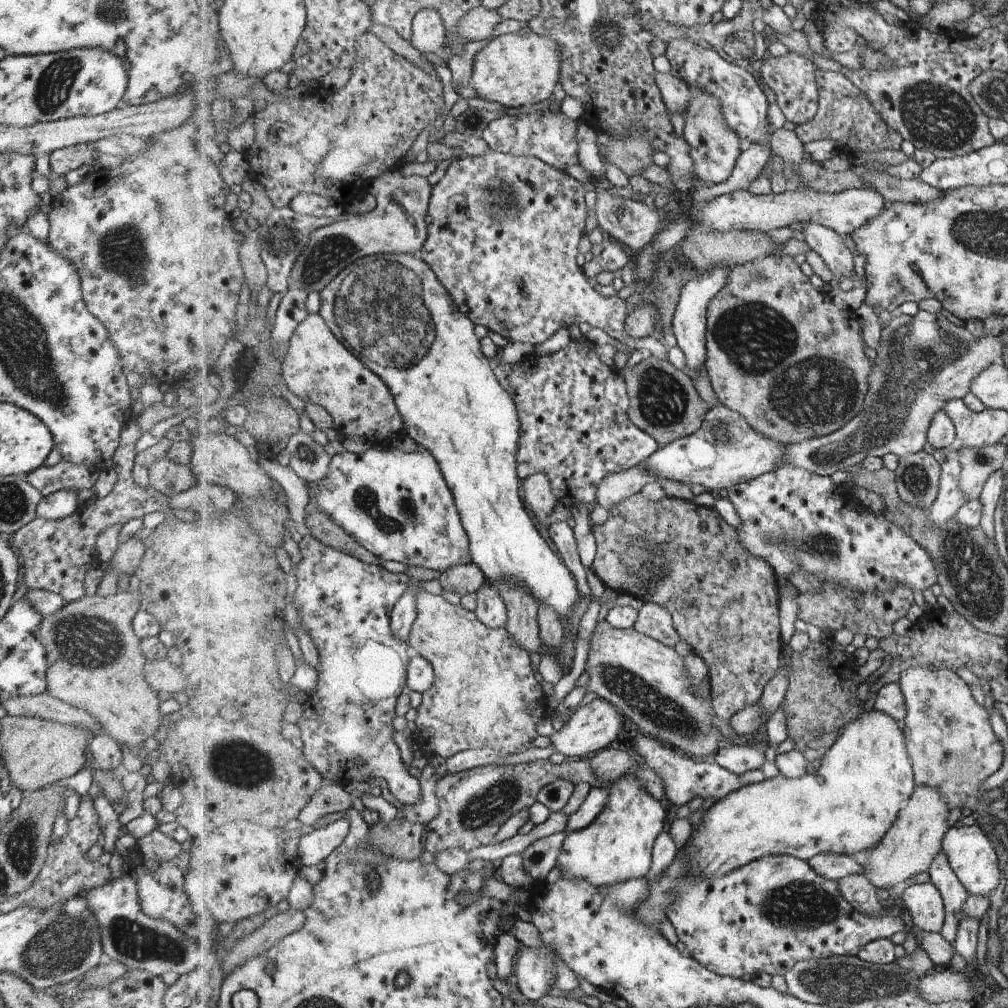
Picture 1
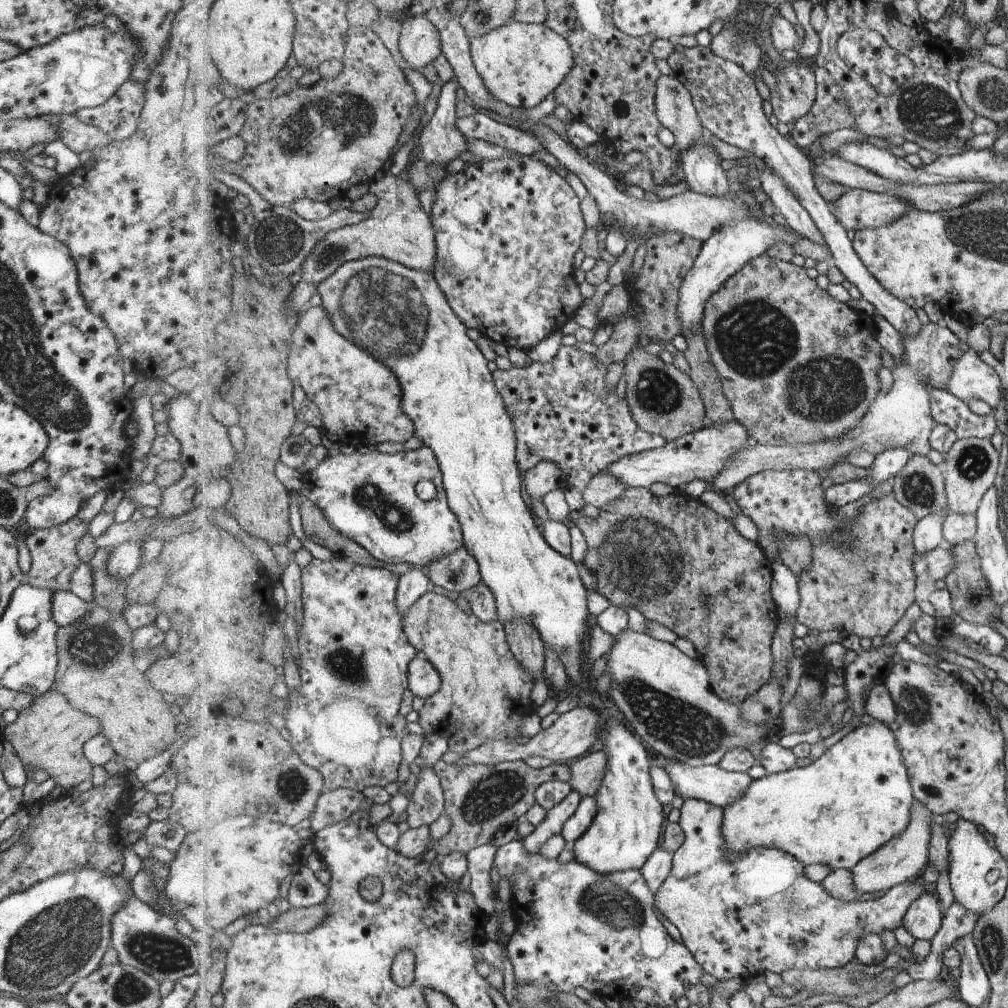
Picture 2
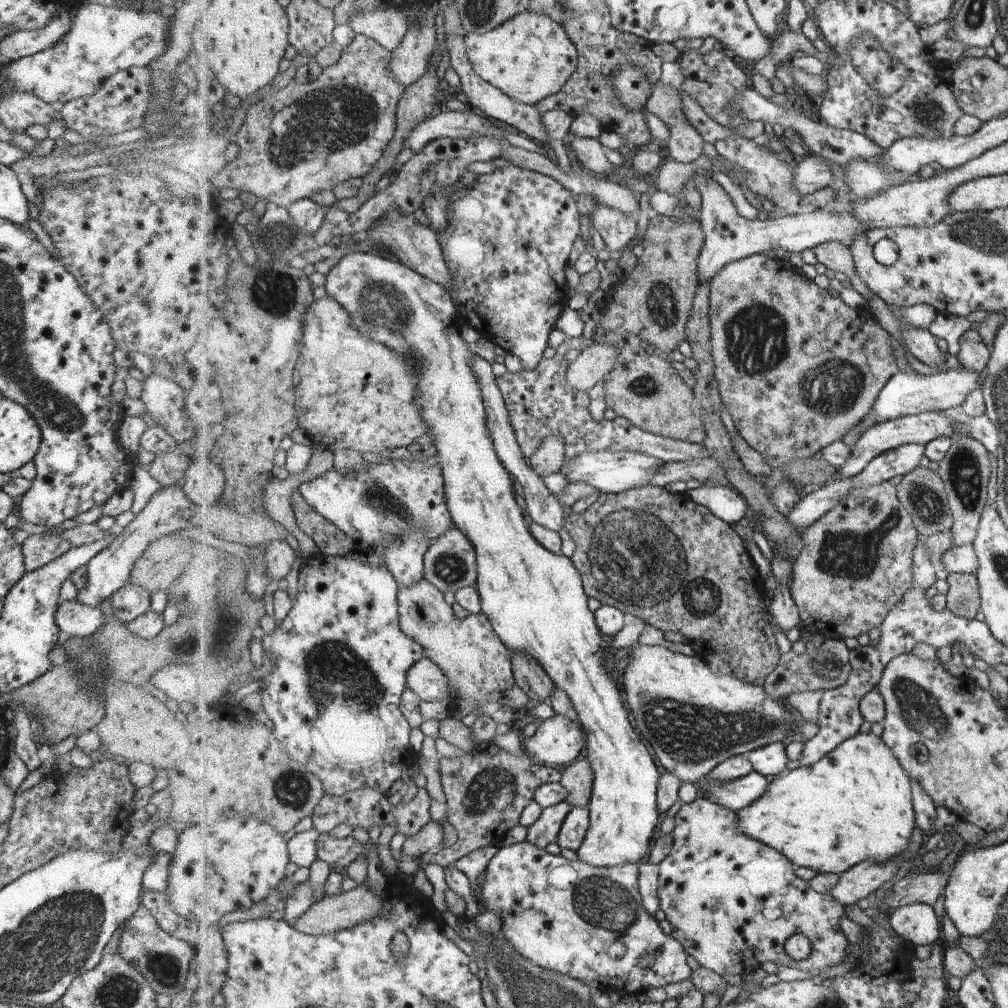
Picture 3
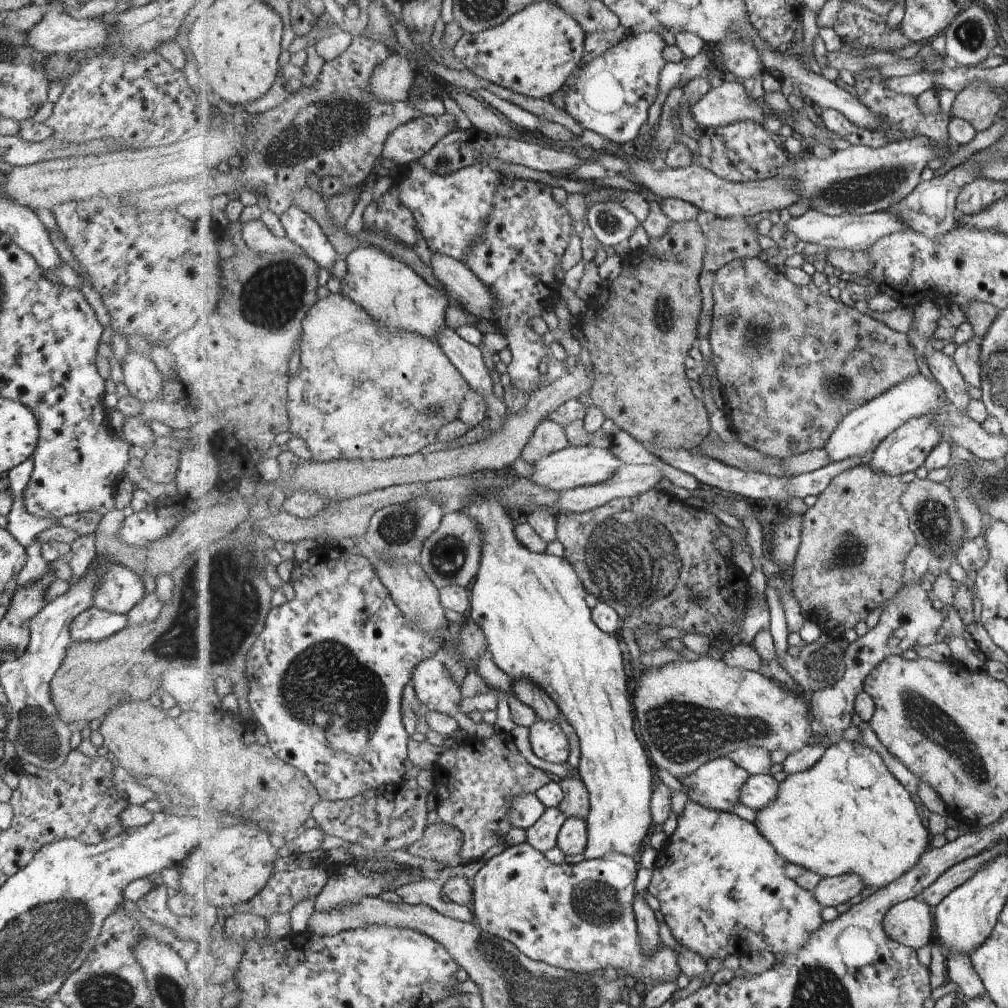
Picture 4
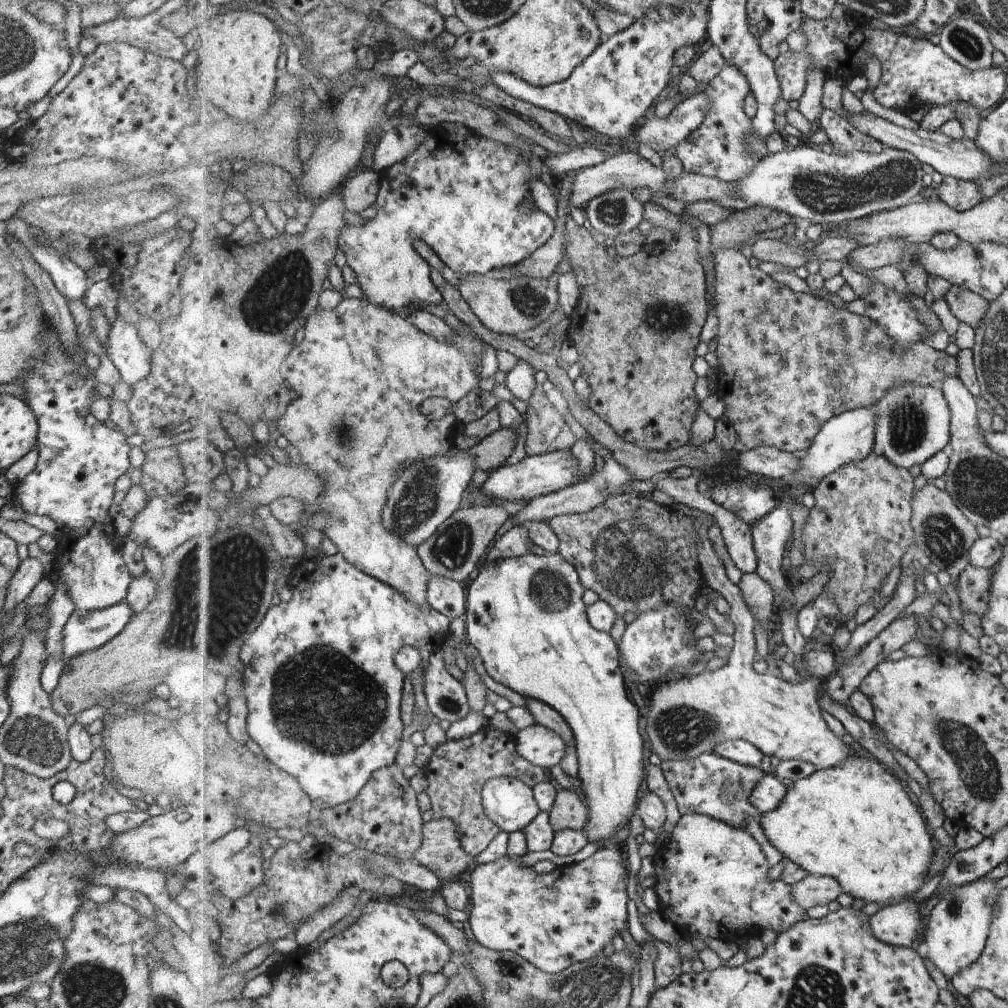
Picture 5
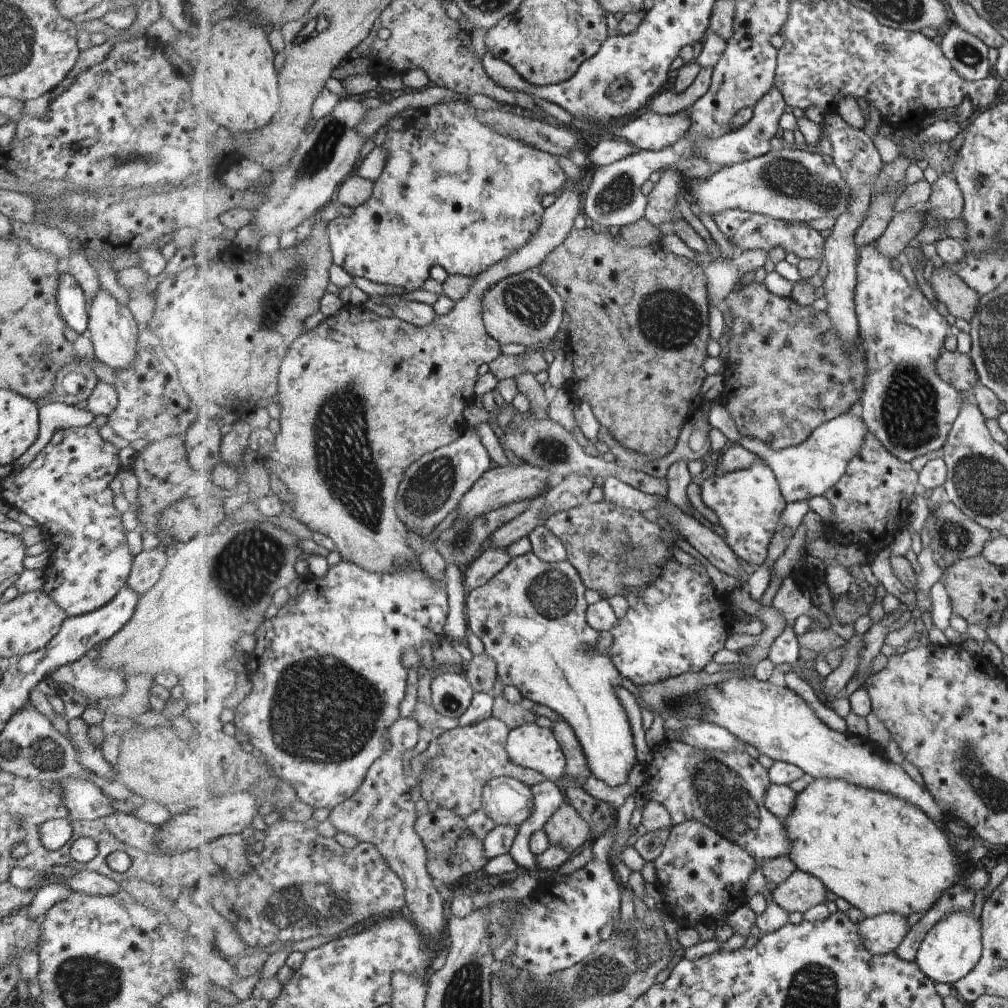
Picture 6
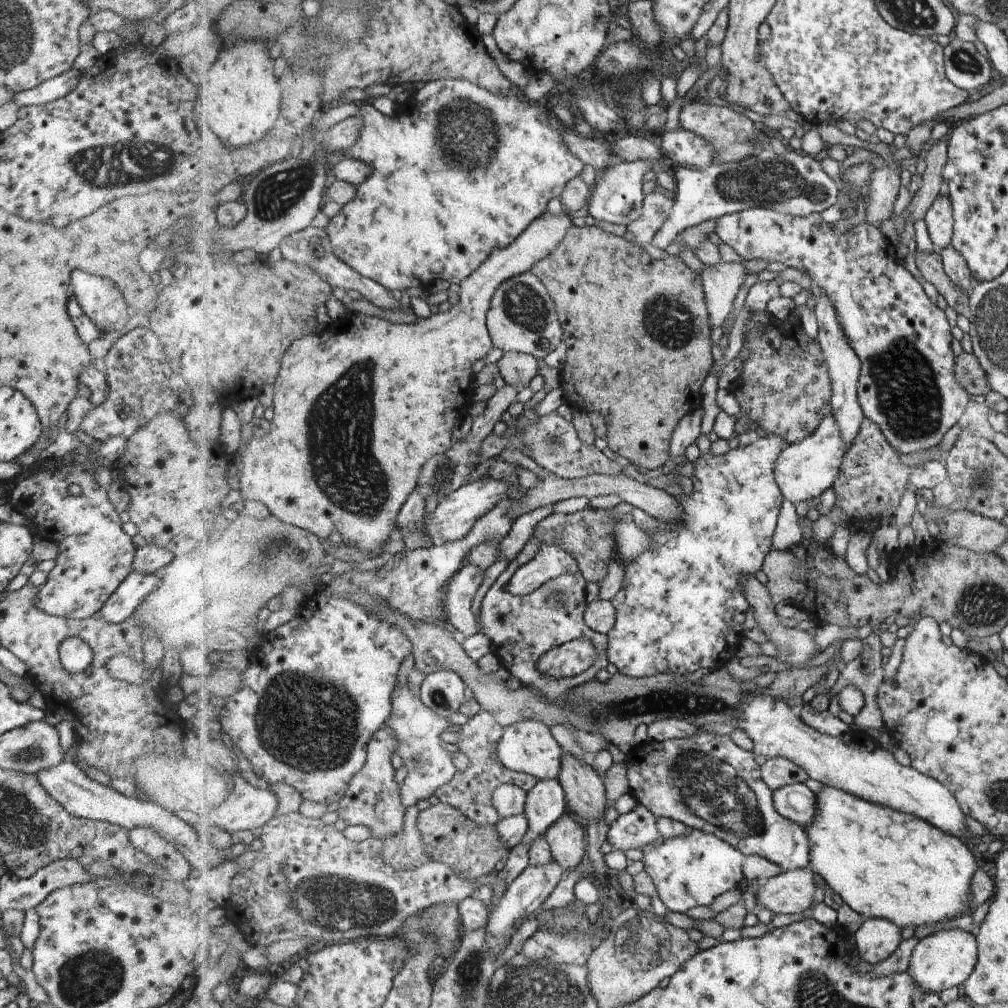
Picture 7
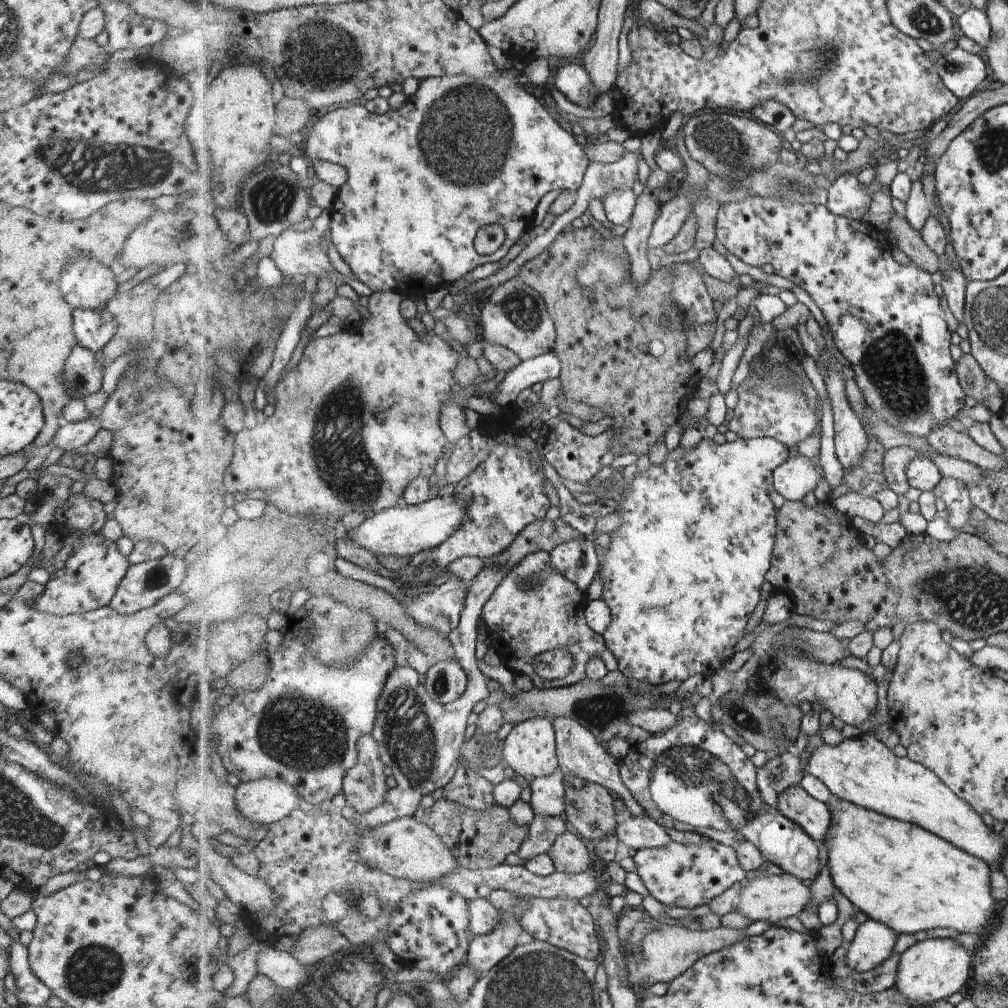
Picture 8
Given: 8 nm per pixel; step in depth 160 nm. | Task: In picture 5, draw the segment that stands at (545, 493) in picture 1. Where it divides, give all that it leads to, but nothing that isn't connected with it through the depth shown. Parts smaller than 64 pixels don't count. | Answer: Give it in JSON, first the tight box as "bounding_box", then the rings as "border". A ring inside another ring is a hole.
{"bounding_box":[526,392,575,455],"border":[[[544,392],[531,398],[527,412],[526,451],[528,455],[542,455],[551,451],[571,449],[575,434]]]}

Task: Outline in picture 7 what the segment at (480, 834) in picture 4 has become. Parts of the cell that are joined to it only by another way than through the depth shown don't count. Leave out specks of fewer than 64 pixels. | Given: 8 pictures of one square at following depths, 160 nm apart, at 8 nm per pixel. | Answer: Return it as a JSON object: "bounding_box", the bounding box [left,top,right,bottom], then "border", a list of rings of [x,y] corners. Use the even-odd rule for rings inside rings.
{"bounding_box":[435,710,539,827],"border":[[[481,710],[465,725],[455,730],[459,734],[459,738],[454,748],[463,752],[469,758],[470,763],[464,771],[458,771],[451,782],[439,787],[435,796],[441,803],[447,803],[461,809],[461,812],[464,812],[469,819],[476,822],[480,827],[496,826],[500,817],[495,806],[491,804],[493,790],[501,783],[509,783],[529,792],[539,782],[539,779],[532,774],[507,768],[497,757],[498,742],[504,735],[506,727],[499,724],[493,713]]]}

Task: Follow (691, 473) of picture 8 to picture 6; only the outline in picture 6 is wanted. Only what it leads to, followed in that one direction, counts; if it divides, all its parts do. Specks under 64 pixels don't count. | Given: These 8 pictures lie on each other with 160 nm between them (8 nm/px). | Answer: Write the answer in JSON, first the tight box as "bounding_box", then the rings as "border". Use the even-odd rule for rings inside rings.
{"bounding_box":[611,460,787,688],"border":[[[763,460],[755,461],[751,467],[739,469],[723,476],[709,477],[700,484],[703,502],[717,516],[724,528],[726,541],[739,558],[754,566],[769,562],[770,546],[777,533],[778,522],[787,503],[781,496],[781,486],[774,470]],[[674,559],[666,564],[656,580],[637,596],[636,607],[629,608],[611,630],[614,636],[611,658],[622,676],[633,682],[637,688],[654,685],[689,672],[698,673],[713,662],[713,656],[719,650],[725,648],[725,642],[730,635],[727,623],[730,619],[739,620],[734,610],[726,593],[717,593],[701,562],[695,559],[695,565],[689,567]]]}

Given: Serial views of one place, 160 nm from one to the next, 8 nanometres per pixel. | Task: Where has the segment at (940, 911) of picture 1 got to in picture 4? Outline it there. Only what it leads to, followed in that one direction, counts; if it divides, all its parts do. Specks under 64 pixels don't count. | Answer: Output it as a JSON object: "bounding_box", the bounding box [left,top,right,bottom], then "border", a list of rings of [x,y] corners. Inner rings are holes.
{"bounding_box":[884,898,933,949],"border":[[[913,898],[895,905],[887,913],[884,927],[893,940],[914,949],[933,941],[933,916],[925,900]]]}

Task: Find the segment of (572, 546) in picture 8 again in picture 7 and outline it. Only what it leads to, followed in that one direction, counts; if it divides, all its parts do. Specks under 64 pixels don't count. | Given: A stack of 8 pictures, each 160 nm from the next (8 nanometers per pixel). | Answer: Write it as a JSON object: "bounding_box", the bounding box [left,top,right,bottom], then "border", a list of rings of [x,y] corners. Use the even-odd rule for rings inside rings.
{"bounding_box":[509,544,582,596],"border":[[[547,544],[540,546],[535,558],[515,572],[509,586],[512,593],[525,596],[534,593],[551,579],[582,573],[579,560],[563,547]]]}

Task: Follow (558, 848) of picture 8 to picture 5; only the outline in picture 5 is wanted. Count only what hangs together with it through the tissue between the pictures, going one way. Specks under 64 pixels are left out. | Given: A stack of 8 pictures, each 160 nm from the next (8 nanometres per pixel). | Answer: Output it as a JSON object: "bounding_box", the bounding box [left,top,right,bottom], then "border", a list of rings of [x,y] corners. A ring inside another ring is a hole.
{"bounding_box":[550,786,590,832],"border":[[[558,786],[558,795],[550,810],[550,819],[555,832],[566,828],[584,830],[590,812],[581,791]]]}

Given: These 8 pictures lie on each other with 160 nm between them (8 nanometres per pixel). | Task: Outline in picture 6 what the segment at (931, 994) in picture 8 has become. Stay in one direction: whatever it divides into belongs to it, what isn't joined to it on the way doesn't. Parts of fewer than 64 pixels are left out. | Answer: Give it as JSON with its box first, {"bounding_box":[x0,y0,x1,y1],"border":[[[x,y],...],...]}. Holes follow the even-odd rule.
{"bounding_box":[916,911,982,986],"border":[[[953,911],[939,921],[918,948],[916,961],[935,982],[953,986],[978,966],[982,958],[982,922],[971,911]]]}

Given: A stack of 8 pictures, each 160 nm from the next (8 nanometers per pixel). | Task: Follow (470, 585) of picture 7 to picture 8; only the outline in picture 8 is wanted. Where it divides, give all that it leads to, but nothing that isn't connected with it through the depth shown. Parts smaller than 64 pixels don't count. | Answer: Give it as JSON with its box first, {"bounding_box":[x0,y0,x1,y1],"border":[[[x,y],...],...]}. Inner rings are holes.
{"bounding_box":[335,557,469,636],"border":[[[340,557],[335,558],[335,568],[339,568],[339,574],[344,578],[349,577],[354,580],[363,581],[366,584],[377,586],[378,588],[387,589],[408,608],[408,613],[424,627],[438,628],[441,632],[444,632],[444,635],[448,636],[454,628],[459,626],[469,590],[462,578],[455,577],[455,579],[436,586],[431,592],[425,592],[419,595],[415,591],[411,591],[408,586],[405,583],[401,583],[401,581],[390,577],[388,578],[387,576],[381,576],[381,574],[377,574],[377,572],[373,570],[364,569]]]}

